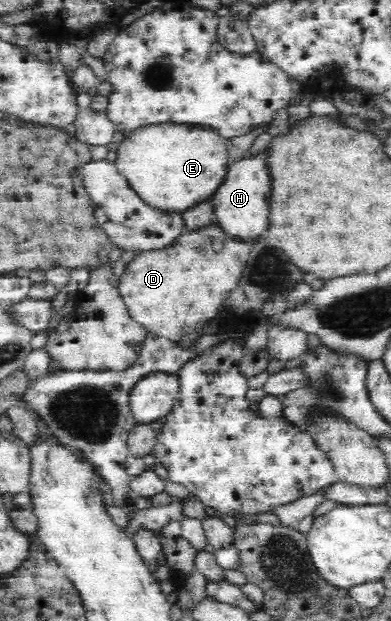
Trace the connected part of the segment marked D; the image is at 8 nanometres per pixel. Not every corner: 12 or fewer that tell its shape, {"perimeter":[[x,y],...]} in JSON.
{"perimeter":[[218,222],[139,252],[135,321],[189,342],[223,316],[252,243]]}

